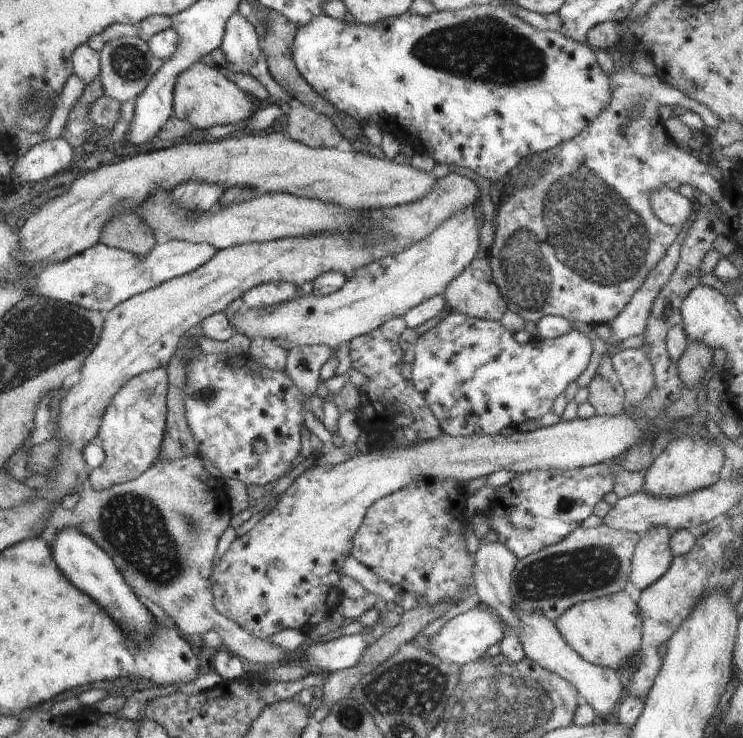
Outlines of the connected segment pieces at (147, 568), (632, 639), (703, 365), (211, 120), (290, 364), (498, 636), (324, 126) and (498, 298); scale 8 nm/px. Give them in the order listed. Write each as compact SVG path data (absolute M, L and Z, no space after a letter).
M198 455L177 460L158 459L157 462L140 474L135 480L112 486L103 491L90 488L79 494L78 503L73 509L64 509L55 503L49 511L45 528L52 526L60 533L72 527L88 536L103 552L108 554L117 567L127 586L137 598L152 600L174 620L176 626L186 636L202 637L210 631L220 635L223 648L239 660L256 663L262 667L272 662L283 661L287 654L280 646L269 639L254 639L239 628L238 624L228 621L213 608L210 576L214 567L218 542L231 521L231 508L222 478L214 478Z
M625 592L583 601L568 608L555 623L562 639L581 658L617 671L634 665L642 648L642 616L636 602Z
M702 342L688 343L684 354L677 362L678 376L688 391L698 383L706 381L708 370L711 368L713 350Z
M198 62L182 72L173 89L173 115L188 122L194 129L207 131L214 126L248 122L257 109L257 102L225 76L224 70Z
M292 345L287 348L285 372L310 398L320 385L322 366L333 356L334 351L325 345Z
M475 607L452 618L452 620L448 620L436 636L429 638L428 651L444 663L453 663L458 667L462 667L471 661L478 661L482 656L486 655L490 646L499 644L506 636L501 622L502 620L500 620L498 614L493 615Z
M303 103L292 104L285 118L288 122L286 131L290 139L305 146L336 148L343 139L340 128L330 117Z
M476 258L446 288L443 298L452 311L478 319L500 321L506 302L494 283L489 258Z

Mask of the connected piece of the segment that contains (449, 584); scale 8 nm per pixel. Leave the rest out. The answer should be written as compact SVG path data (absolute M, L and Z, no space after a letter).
M426 477L415 481L368 508L362 525L355 533L350 556L374 572L380 580L400 586L405 593L416 594L419 605L432 607L452 601L473 586L475 554L469 553L463 536L464 525L469 521L465 512L467 498L464 484L453 479L438 481Z

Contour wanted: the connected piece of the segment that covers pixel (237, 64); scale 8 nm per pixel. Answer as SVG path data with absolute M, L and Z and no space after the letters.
M238 10L228 18L221 49L228 62L224 70L244 76L248 76L248 69L262 58L255 26Z

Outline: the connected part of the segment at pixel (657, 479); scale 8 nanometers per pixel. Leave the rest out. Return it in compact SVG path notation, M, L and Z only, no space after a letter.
M703 434L671 439L668 446L653 459L652 466L645 472L642 491L656 498L678 498L684 494L714 486L724 466L724 458L721 444L712 444L704 440Z

